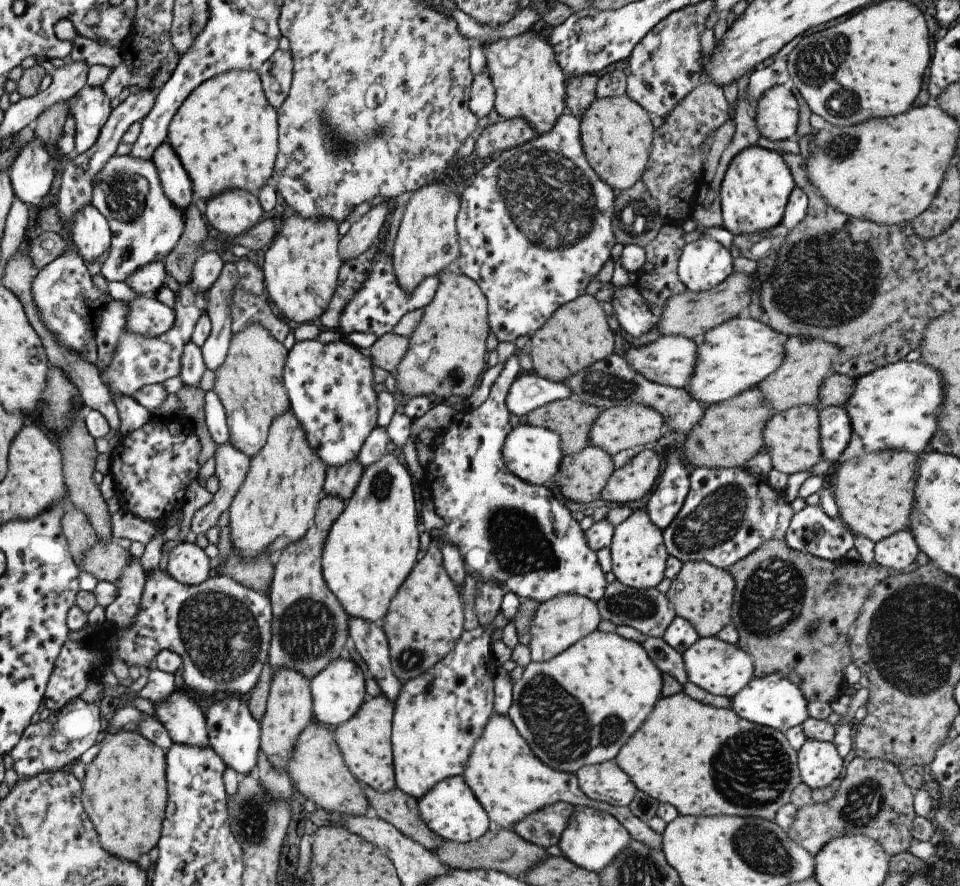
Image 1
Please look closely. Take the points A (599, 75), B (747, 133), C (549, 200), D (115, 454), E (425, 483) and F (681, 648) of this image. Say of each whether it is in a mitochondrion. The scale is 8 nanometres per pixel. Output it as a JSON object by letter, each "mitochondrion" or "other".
{"A":"other","B":"other","C":"mitochondrion","D":"other","E":"other","F":"other"}

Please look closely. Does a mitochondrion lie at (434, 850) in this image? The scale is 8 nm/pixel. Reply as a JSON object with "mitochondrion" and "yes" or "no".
{"mitochondrion":"no"}

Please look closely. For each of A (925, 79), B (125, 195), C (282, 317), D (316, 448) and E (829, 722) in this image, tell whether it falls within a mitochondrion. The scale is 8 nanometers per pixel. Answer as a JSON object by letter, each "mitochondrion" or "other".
{"A":"other","B":"mitochondrion","C":"other","D":"other","E":"other"}

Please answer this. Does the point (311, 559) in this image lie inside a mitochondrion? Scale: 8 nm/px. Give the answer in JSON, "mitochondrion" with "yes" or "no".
{"mitochondrion":"no"}

